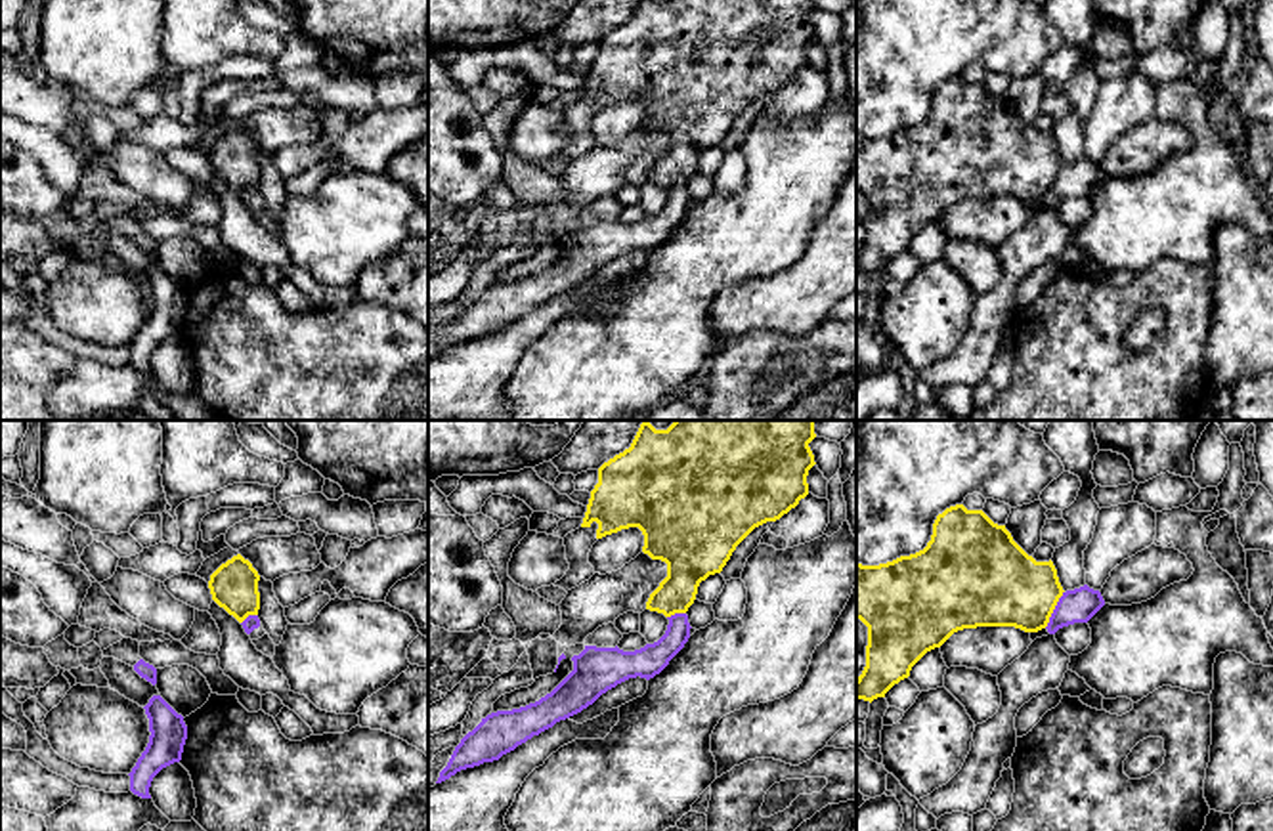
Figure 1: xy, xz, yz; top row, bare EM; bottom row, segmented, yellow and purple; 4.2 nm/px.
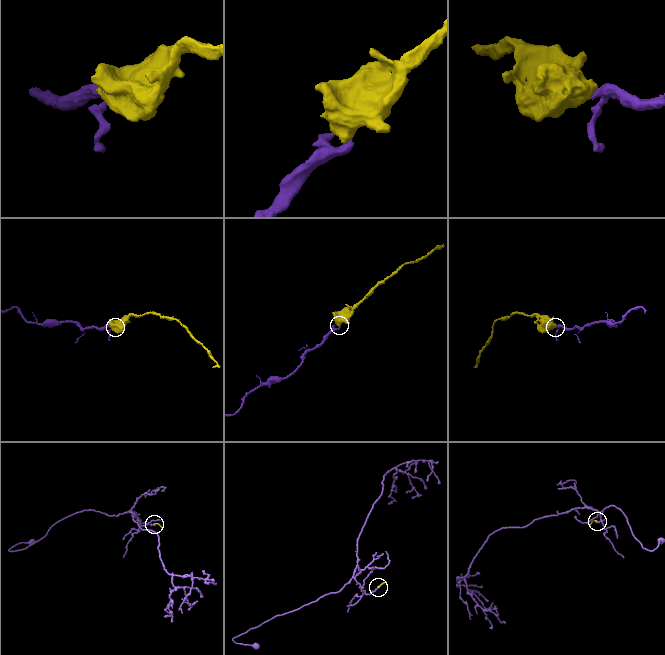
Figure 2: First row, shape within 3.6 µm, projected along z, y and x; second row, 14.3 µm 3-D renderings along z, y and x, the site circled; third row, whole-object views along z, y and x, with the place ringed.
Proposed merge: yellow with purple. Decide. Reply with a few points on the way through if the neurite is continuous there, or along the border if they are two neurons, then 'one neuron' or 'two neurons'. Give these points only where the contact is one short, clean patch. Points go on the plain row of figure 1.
border yz (1063, 163), (1044, 199); two neurons

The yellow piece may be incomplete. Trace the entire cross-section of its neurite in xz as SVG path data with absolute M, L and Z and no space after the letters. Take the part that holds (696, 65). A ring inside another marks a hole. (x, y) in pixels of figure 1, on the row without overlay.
M638 0L631 19L598 40L581 99L596 94L596 111L638 99L644 107L642 124L667 136L667 149L650 166L646 181L665 189L686 185L700 155L721 145L755 99L780 92L809 67L807 48L816 36L809 15L814 10L814 0Z

